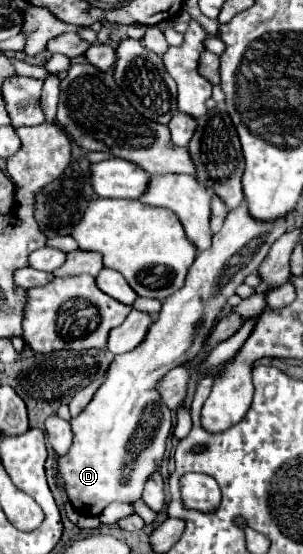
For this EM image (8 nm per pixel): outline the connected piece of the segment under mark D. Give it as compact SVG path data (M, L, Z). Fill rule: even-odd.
M245 203L239 209L231 211L227 215L221 231L213 235L211 247L205 251L199 251L199 255L195 257L193 265L189 267L185 285L179 289L179 293L173 293L173 297L165 299L157 319L151 323L149 333L145 335L145 341L141 341L141 345L129 353L115 355L115 359L109 365L107 379L97 389L91 403L75 419L71 419L71 427L73 427L73 435L75 435L73 445L67 451L67 455L63 455L57 461L57 469L59 469L61 477L65 479L67 497L71 501L71 505L81 515L99 515L113 501L135 503L137 499L141 499L145 481L161 467L163 453L165 453L165 441L167 441L171 427L173 427L171 411L163 403L163 399L157 391L157 383L161 381L161 377L165 377L165 373L169 373L171 369L175 369L179 365L189 363L191 359L195 359L203 351L205 341L215 325L215 319L219 317L219 313L227 305L227 299L231 295L235 295L235 289L245 281L247 275L257 273L269 247L285 231L287 231L287 221L275 221L275 223L255 221L249 215Z

